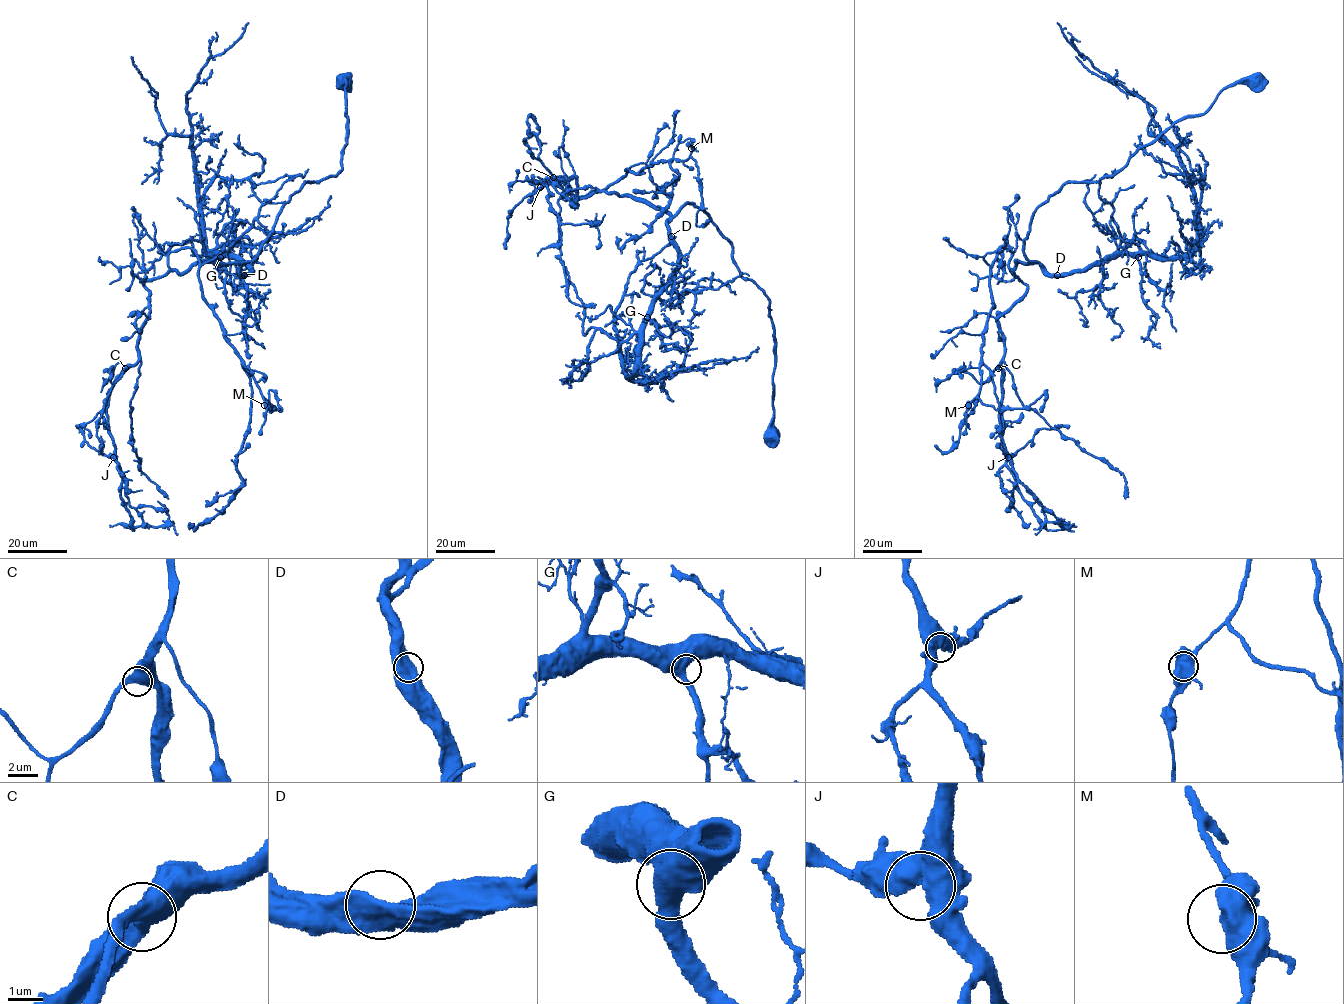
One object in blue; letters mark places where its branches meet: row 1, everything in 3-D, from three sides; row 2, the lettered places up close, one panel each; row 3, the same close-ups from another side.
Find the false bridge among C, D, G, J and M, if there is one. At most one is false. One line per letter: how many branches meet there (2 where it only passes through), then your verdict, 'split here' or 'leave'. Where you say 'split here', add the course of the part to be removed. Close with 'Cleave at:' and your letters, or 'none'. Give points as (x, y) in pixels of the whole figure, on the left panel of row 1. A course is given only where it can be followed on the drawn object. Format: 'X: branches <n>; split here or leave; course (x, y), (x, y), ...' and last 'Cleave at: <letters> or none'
C: branches 2; leave
D: branches 2; leave
G: branches 2; leave
J: branches 2; leave
M: branches 2; leave
Cleave at: none

